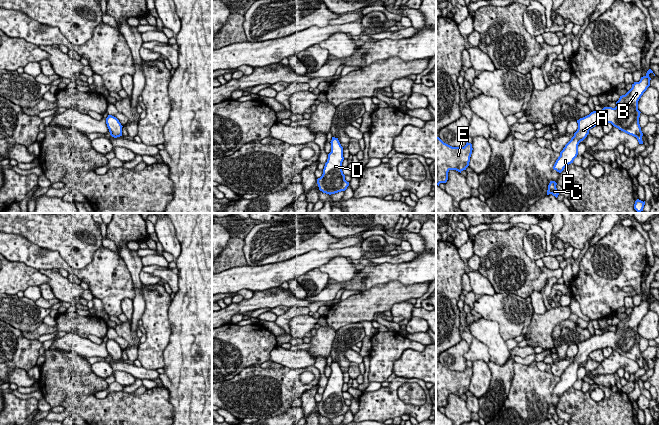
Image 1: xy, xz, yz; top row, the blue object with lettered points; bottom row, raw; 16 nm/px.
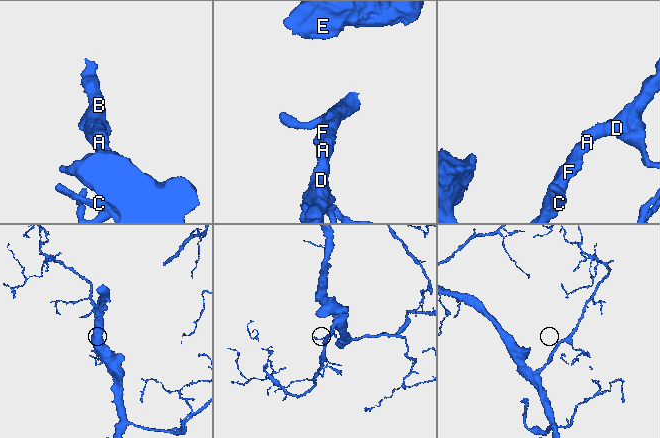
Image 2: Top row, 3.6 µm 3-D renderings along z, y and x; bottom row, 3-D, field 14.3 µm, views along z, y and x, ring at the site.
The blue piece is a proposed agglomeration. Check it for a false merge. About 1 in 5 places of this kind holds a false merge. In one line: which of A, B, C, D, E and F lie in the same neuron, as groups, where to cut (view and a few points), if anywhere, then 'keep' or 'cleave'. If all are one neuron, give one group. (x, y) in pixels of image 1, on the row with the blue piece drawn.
A B C D E F | no cut | keep

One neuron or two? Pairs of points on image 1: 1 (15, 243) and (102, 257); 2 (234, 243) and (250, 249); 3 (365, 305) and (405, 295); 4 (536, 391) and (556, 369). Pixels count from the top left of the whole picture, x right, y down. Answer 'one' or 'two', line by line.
1: one
2: two
3: one
4: two

